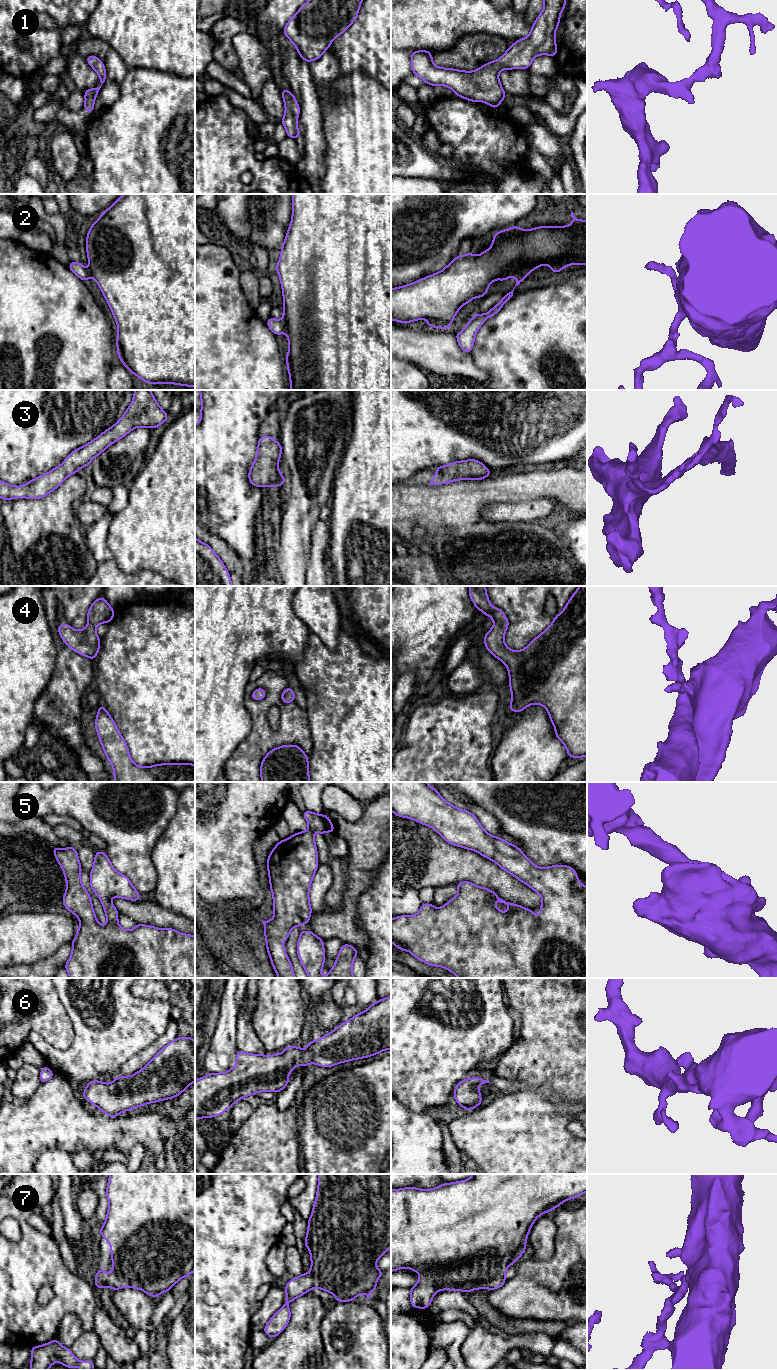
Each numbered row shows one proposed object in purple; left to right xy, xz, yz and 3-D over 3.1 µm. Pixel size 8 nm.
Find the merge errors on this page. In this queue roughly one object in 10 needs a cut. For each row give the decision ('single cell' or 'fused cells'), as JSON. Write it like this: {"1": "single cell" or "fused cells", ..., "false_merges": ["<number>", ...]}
{"1": "single cell", "2": "fused cells", "3": "single cell", "4": "single cell", "5": "single cell", "6": "single cell", "7": "single cell", "false_merges": ["2"]}

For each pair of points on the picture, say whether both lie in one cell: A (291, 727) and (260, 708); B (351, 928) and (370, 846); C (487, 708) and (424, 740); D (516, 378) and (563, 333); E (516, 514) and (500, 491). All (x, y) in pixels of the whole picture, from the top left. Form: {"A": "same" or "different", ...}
{"A": "same", "B": "same", "C": "same", "D": "same", "E": "different"}

